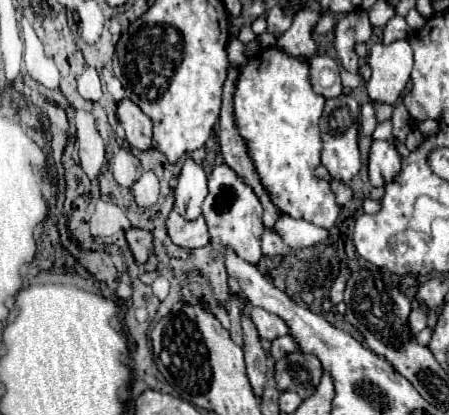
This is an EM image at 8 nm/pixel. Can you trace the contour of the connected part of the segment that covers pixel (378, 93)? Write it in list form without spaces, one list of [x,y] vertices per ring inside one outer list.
[[[407,40],[375,44],[369,54],[369,66],[373,70],[373,76],[367,82],[369,98],[383,104],[395,104],[409,82],[413,50]]]

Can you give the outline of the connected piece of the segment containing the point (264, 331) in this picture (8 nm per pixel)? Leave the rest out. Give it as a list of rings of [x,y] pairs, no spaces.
[[[251,308],[251,320],[259,332],[261,338],[275,340],[277,336],[289,334],[289,326],[279,316],[273,316],[271,312],[265,312],[263,308]]]

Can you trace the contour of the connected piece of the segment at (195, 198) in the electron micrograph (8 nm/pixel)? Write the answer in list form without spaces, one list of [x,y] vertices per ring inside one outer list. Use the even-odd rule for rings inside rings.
[[[187,158],[181,174],[177,176],[173,210],[177,210],[185,220],[195,220],[201,216],[201,206],[207,194],[209,188],[203,166],[197,164],[193,158]]]

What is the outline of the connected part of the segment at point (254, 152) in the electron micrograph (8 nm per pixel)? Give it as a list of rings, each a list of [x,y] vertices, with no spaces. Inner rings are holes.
[[[271,46],[261,50],[245,66],[241,66],[239,82],[235,90],[235,120],[245,138],[249,152],[253,156],[255,170],[263,186],[269,190],[275,206],[293,218],[313,218],[317,226],[333,226],[339,214],[335,194],[331,192],[329,182],[313,178],[313,168],[321,164],[321,138],[319,138],[319,118],[325,106],[325,98],[317,96],[309,82],[309,66],[301,58],[287,56],[279,48]]]

